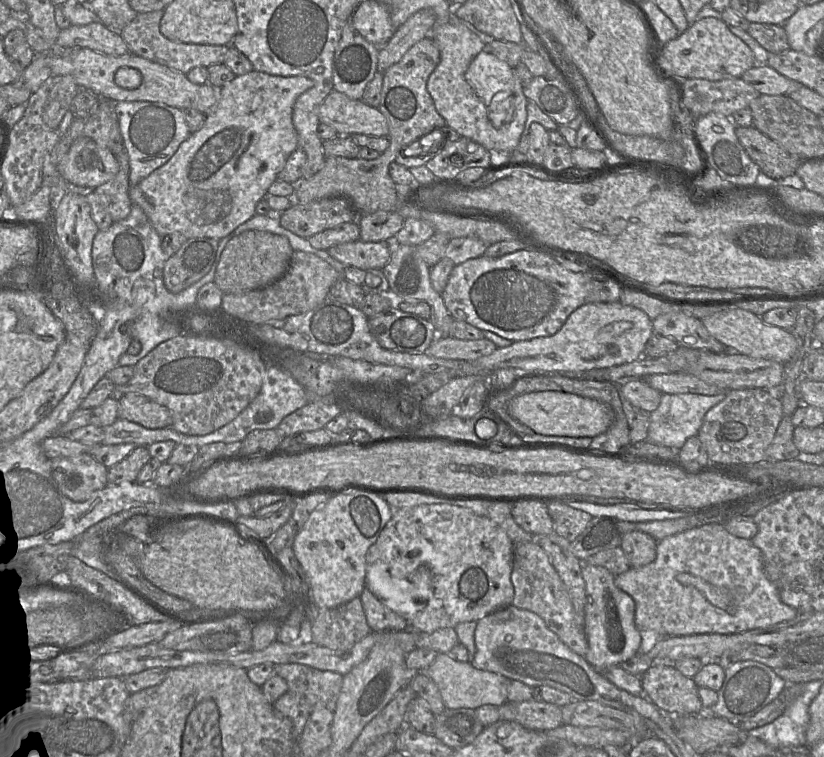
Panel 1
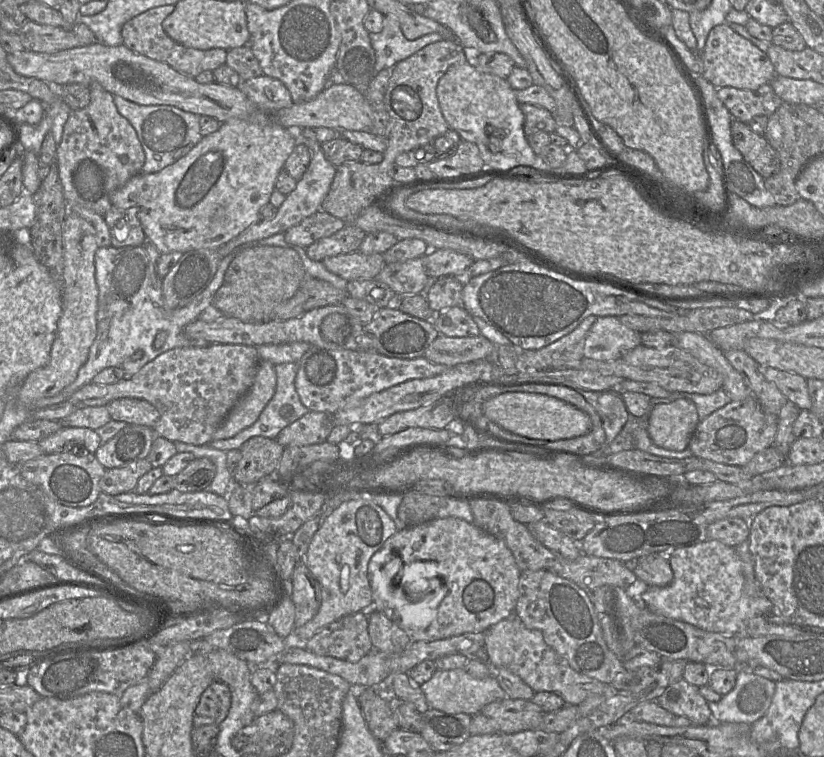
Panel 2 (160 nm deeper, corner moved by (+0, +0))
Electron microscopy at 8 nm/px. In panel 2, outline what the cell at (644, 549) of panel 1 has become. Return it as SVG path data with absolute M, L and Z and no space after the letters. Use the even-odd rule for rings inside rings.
M652 553L636 559L631 571L648 586L666 586L673 580L673 570L666 555Z

